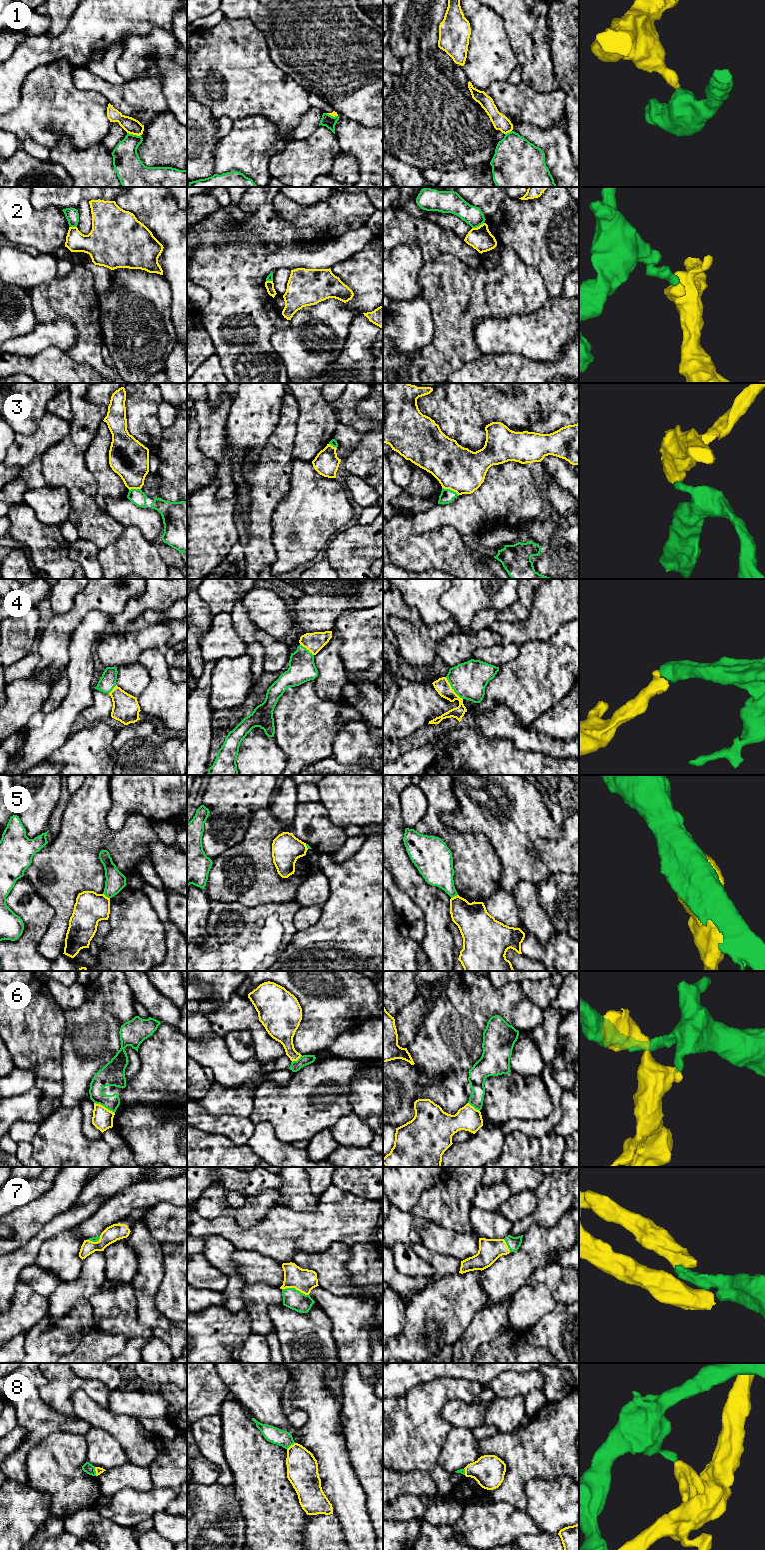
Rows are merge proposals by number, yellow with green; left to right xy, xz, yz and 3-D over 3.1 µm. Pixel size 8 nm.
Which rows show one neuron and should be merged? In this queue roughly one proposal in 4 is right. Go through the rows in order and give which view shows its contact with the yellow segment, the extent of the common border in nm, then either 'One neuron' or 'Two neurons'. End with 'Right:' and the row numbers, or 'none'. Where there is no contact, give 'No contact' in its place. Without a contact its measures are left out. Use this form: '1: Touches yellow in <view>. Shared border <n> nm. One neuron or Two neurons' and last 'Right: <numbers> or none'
1: Touches yellow in xy. Shared border 110 nm. Two neurons
2: Touches yellow in yz. Shared border 110 nm. Two neurons
3: Touches yellow in yz. Shared border 150 nm. Two neurons
4: Touches yellow in yz. Shared border 240 nm. One neuron
5: Touches yellow in xy. Shared border 70 nm. Two neurons
6: Touches yellow in xy. Shared border 190 nm. Two neurons
7: Touches yellow in xz. Shared border 220 nm. One neuron
8: Touches yellow in xy. Shared border 70 nm. Two neurons
Right: 4, 7

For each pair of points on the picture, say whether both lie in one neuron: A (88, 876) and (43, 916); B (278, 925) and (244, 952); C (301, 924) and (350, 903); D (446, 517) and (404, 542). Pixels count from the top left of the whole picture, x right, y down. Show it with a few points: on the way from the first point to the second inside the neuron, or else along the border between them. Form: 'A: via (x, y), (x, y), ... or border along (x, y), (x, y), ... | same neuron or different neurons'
A: border along (36, 891), (53, 909), (53, 918), (47, 931) | different neurons
B: via (270, 927), (252, 944) | same neuron
C: border along (322, 907), (320, 918), (313, 925), (301, 931) | different neurons
D: border along (408, 515), (413, 533), (426, 533), (441, 527) | different neurons

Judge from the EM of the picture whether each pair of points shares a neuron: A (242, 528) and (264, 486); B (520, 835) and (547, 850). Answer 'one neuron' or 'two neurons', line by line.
A: one neuron
B: two neurons

